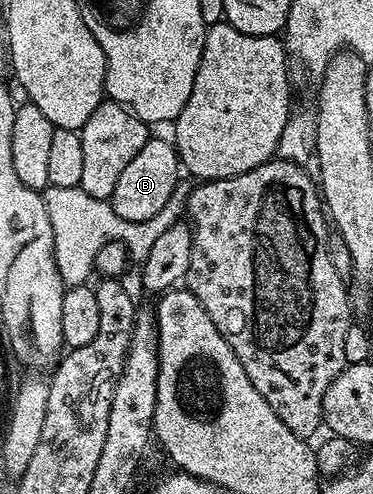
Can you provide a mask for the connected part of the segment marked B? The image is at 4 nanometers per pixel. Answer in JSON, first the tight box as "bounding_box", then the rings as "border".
{"bounding_box":[108,138,183,222],"border":[[[149,138],[143,149],[123,168],[123,173],[119,173],[119,181],[115,181],[115,189],[108,201],[111,209],[126,221],[143,222],[155,217],[175,190],[183,168],[176,146],[165,139]]]}

